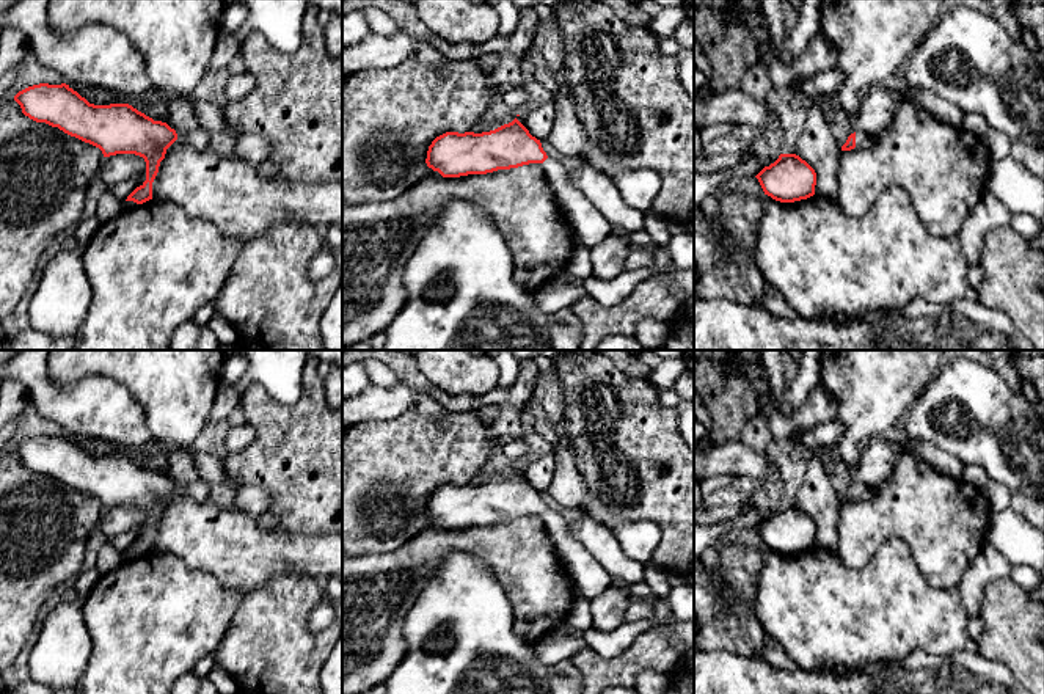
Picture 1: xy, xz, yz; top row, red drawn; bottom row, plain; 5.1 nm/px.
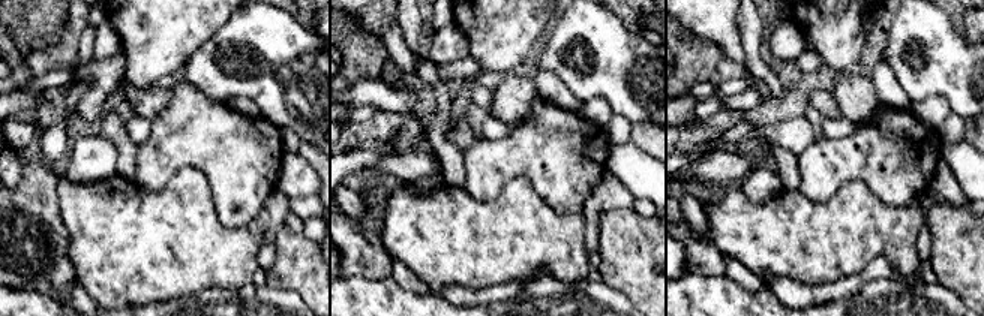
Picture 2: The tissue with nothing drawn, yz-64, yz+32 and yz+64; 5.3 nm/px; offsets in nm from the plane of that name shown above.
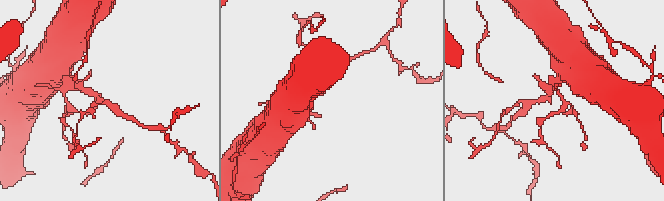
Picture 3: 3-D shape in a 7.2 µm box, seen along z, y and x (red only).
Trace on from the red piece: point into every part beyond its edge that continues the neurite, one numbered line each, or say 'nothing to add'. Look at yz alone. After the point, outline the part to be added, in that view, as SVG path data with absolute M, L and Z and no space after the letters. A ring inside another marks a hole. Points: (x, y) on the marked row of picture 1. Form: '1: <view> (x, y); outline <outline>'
1: yz (862, 138); outline M856 132L856 148L870 148L874 144L873 135L867 132Z

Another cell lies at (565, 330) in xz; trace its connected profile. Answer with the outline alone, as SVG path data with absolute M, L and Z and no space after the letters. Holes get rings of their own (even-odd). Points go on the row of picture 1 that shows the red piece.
M570 308L549 314L548 327L553 350L579 350L582 323Z

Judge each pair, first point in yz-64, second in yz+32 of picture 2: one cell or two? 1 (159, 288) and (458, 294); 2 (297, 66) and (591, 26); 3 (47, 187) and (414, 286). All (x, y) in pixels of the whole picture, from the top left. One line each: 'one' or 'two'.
1: two
2: one
3: one

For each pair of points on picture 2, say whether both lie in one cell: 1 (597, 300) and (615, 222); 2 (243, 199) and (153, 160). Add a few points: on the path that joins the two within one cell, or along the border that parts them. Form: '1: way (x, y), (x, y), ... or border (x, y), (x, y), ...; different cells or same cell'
1: border (600, 280), (620, 289), (630, 300); different cells
2: way (221, 177), (201, 158), (176, 158); same cell

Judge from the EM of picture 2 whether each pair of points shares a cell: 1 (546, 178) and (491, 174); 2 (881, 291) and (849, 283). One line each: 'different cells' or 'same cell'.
1: same cell
2: different cells

